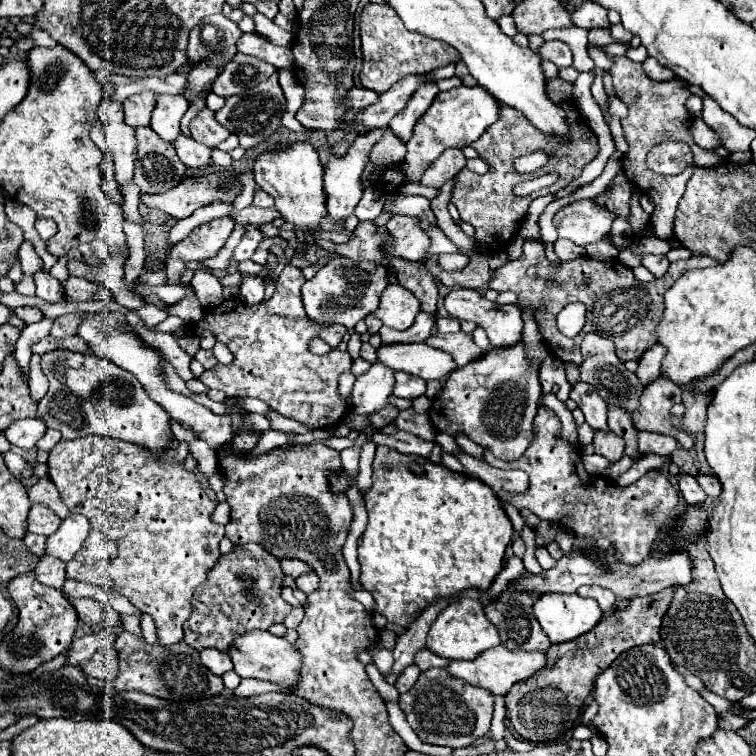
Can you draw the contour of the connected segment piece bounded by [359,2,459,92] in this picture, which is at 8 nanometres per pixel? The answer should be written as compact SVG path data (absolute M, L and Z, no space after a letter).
M367 4L361 14L361 50L363 68L359 74L361 86L373 92L385 92L395 82L409 74L427 74L431 70L443 68L447 64L459 62L459 52L441 40L431 40L417 32L407 32L397 12L389 4Z

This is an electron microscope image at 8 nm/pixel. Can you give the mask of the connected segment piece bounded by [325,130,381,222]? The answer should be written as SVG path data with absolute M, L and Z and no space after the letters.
M375 130L375 132L371 132L371 136L365 136L365 140L355 140L353 146L349 148L347 156L329 158L329 164L325 166L325 198L327 198L325 206L327 206L329 222L347 220L353 214L357 202L361 200L361 172L363 172L365 164L369 162L369 152L371 152L373 144L379 138L381 138L381 130Z

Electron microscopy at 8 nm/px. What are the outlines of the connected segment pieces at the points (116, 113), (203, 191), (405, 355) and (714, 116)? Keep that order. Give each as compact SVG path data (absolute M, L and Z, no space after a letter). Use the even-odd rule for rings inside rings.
M103 98L97 108L97 114L111 146L109 152L115 162L115 178L121 186L127 180L133 180L133 162L137 156L135 130L123 122L123 106L117 100Z
M211 174L203 178L185 178L179 186L163 194L139 194L139 200L153 210L161 210L177 220L191 216L201 206L211 204L213 200L233 202L241 192L241 184L233 174ZM231 180L233 186L221 190L219 184Z
M393 344L381 346L379 360L393 370L421 376L425 380L441 380L457 368L451 354L435 350L427 344Z
M705 94L703 98L703 120L721 136L723 148L729 152L747 152L751 144L751 128L743 128L723 112L723 108L709 96Z

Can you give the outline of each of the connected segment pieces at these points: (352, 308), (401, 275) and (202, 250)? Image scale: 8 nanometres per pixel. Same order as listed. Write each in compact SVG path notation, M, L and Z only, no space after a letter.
M343 256L331 258L311 280L307 280L301 288L303 308L309 320L331 326L343 324L345 328L353 328L359 320L373 314L379 306L379 296L387 288L387 280L383 280L383 272L375 272L371 262L355 264Z
M403 260L395 262L395 280L399 280L399 284L403 284L409 292L413 292L419 302L421 302L421 310L427 314L437 312L437 280L431 276L431 272L427 272L427 268L423 264L403 264Z
M229 216L217 218L195 228L183 242L173 246L165 264L169 284L177 284L187 262L199 262L199 260L215 256L215 252L219 252L219 248L225 244L229 234L233 232L233 228L235 228L233 218Z

